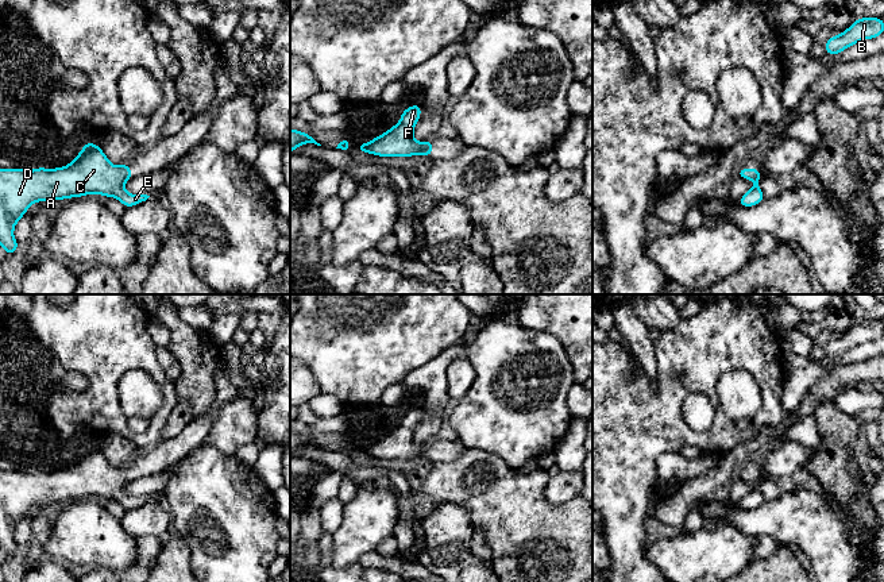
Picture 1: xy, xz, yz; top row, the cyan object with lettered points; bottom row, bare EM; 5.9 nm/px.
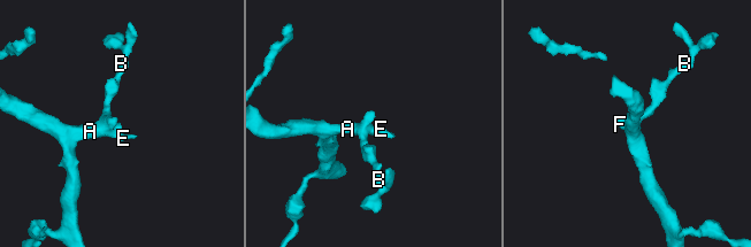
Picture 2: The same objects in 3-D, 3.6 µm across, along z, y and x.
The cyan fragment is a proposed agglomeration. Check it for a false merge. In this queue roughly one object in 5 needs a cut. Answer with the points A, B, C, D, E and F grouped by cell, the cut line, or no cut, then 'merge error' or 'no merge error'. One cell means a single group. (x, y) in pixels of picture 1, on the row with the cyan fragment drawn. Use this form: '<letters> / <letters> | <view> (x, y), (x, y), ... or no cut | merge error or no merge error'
A B C D E F | no cut | no merge error

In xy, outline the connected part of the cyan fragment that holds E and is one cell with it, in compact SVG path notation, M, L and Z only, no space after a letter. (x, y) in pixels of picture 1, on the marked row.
M90 140L67 166L0 169L0 246L7 257L19 248L13 236L15 226L36 201L101 194L117 199L126 208L142 204L150 196L128 193L124 184L131 178L128 163L112 165L105 153Z

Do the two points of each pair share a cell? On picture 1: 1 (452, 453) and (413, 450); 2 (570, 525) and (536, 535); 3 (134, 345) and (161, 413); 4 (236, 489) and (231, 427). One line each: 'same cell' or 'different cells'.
1: same cell
2: same cell
3: same cell
4: different cells

